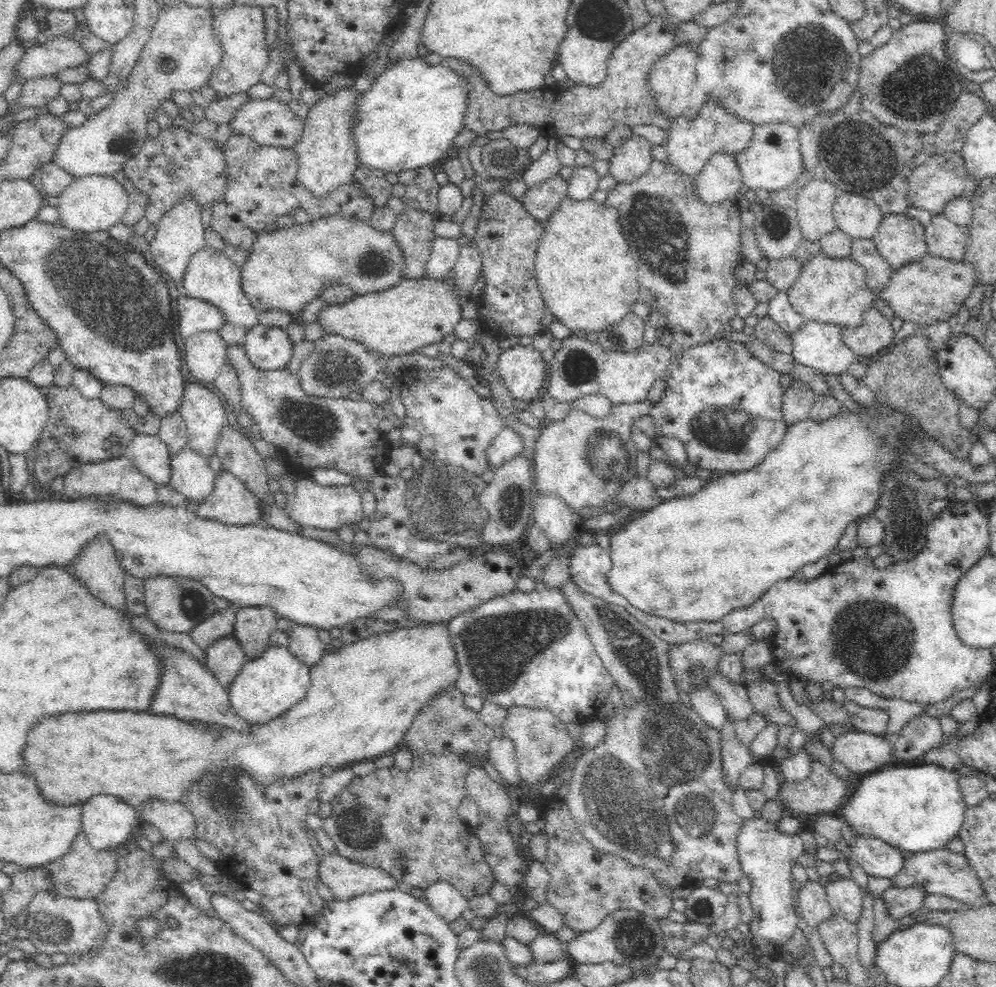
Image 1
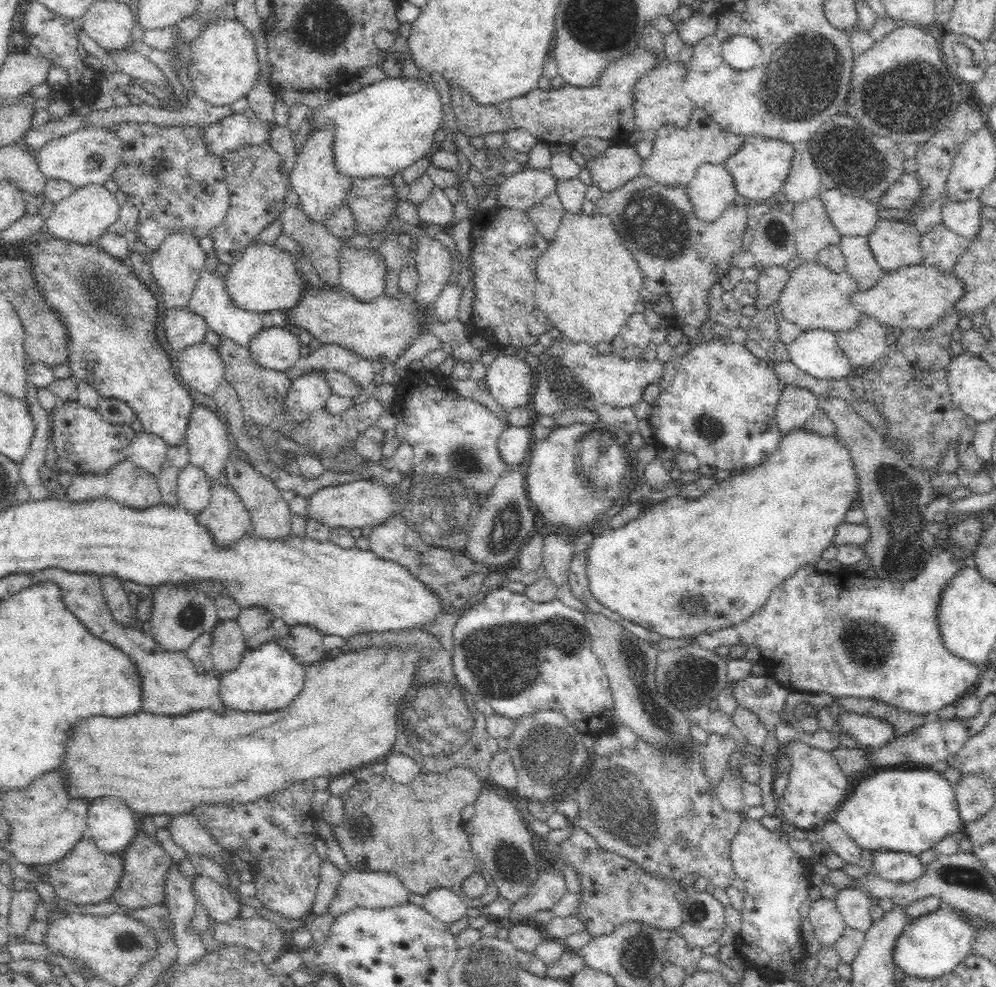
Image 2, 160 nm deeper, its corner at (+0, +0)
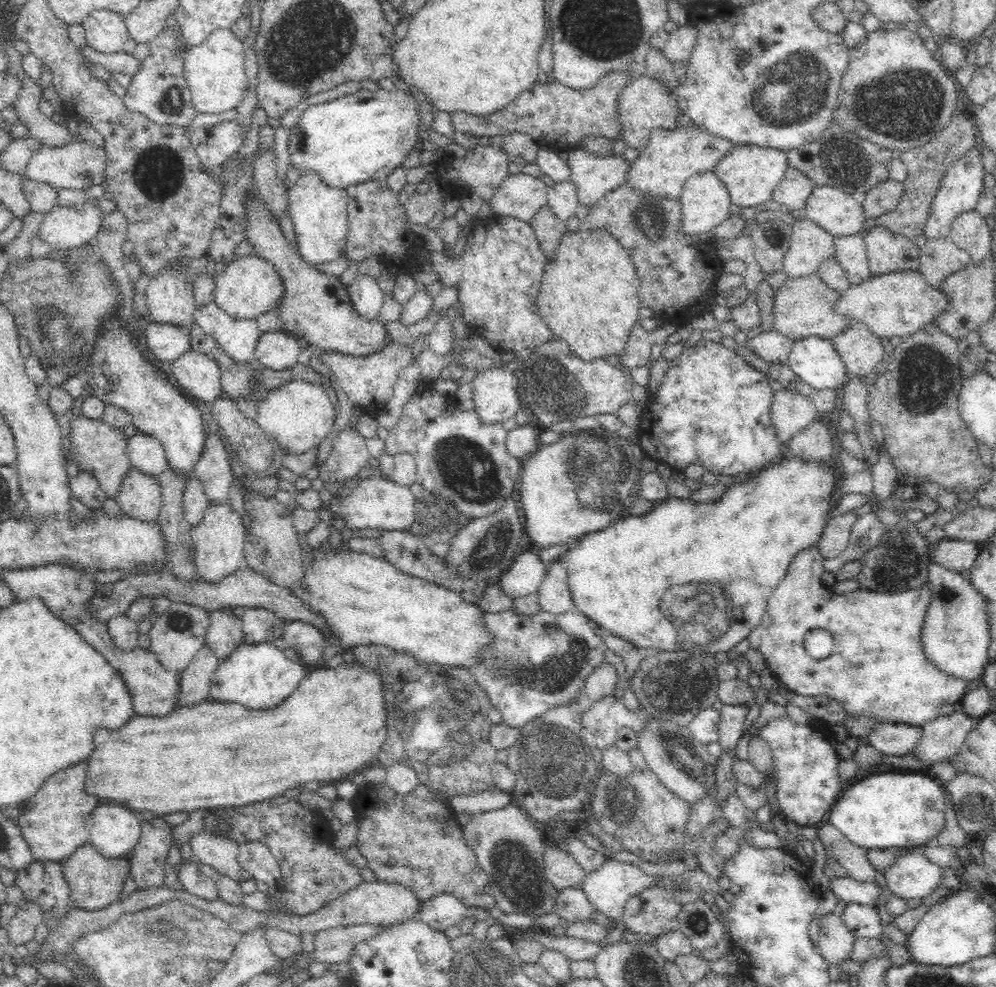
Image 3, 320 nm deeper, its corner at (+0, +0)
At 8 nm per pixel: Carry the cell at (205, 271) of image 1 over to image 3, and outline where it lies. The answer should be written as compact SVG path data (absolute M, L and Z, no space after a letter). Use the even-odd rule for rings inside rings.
M213 300L196 308L193 318L208 336L216 339L234 362L254 361L254 350L261 334L255 319L234 319Z

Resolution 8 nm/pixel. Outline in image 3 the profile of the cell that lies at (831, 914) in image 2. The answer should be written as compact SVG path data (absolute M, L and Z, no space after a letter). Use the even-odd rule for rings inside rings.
M839 911L824 915L819 921L819 937L815 948L821 957L836 967L843 960L848 960L855 936L843 923Z

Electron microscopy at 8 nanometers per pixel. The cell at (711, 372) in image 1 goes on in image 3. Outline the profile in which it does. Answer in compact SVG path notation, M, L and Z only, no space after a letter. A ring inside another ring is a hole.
M702 338L696 346L684 349L678 357L669 361L662 384L640 414L637 432L644 456L664 463L677 472L697 462L705 470L726 476L740 472L755 474L768 466L767 462L776 462L776 458L782 458L780 452L786 446L771 426L769 412L775 391L768 385L769 379L769 373L766 375L752 368L736 350L729 350L720 342Z

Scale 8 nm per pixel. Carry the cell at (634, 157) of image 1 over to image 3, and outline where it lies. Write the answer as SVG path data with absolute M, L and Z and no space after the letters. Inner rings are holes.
M576 147L569 149L567 164L572 171L569 182L576 186L578 202L586 206L624 185L631 165L623 155L594 155Z

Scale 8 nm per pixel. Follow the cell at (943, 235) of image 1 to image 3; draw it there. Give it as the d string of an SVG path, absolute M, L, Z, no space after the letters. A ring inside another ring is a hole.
M950 236L928 238L924 247L919 248L919 268L927 282L938 287L952 272L962 270L971 256L967 250L958 248Z

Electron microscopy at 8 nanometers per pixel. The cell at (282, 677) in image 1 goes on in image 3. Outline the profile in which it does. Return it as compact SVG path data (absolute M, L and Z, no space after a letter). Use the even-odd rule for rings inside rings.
M273 641L252 645L244 642L212 674L209 700L238 703L254 710L269 709L290 696L305 676L303 664L286 658Z

